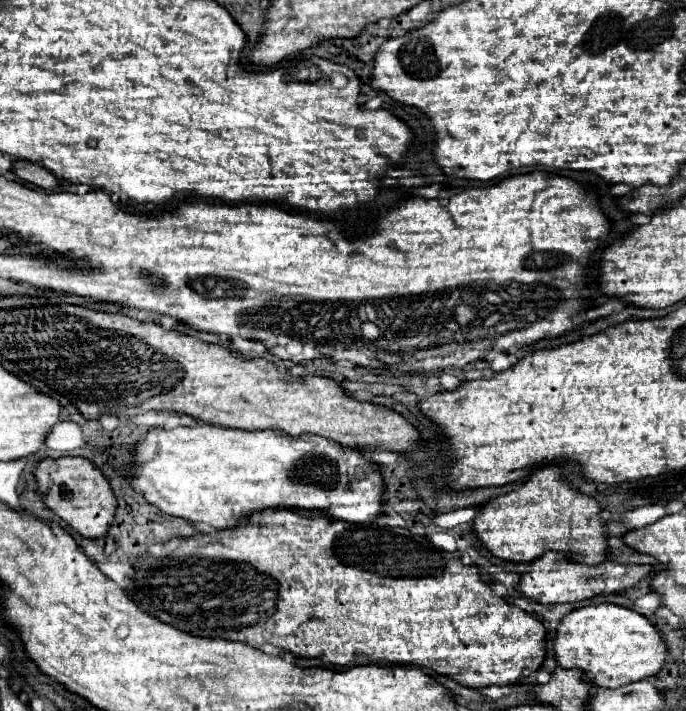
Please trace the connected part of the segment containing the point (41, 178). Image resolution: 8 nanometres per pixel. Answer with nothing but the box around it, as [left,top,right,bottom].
[13,160,59,190]

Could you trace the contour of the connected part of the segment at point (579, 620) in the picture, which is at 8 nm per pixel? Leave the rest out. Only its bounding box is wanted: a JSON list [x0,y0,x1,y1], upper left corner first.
[553,604,667,688]

